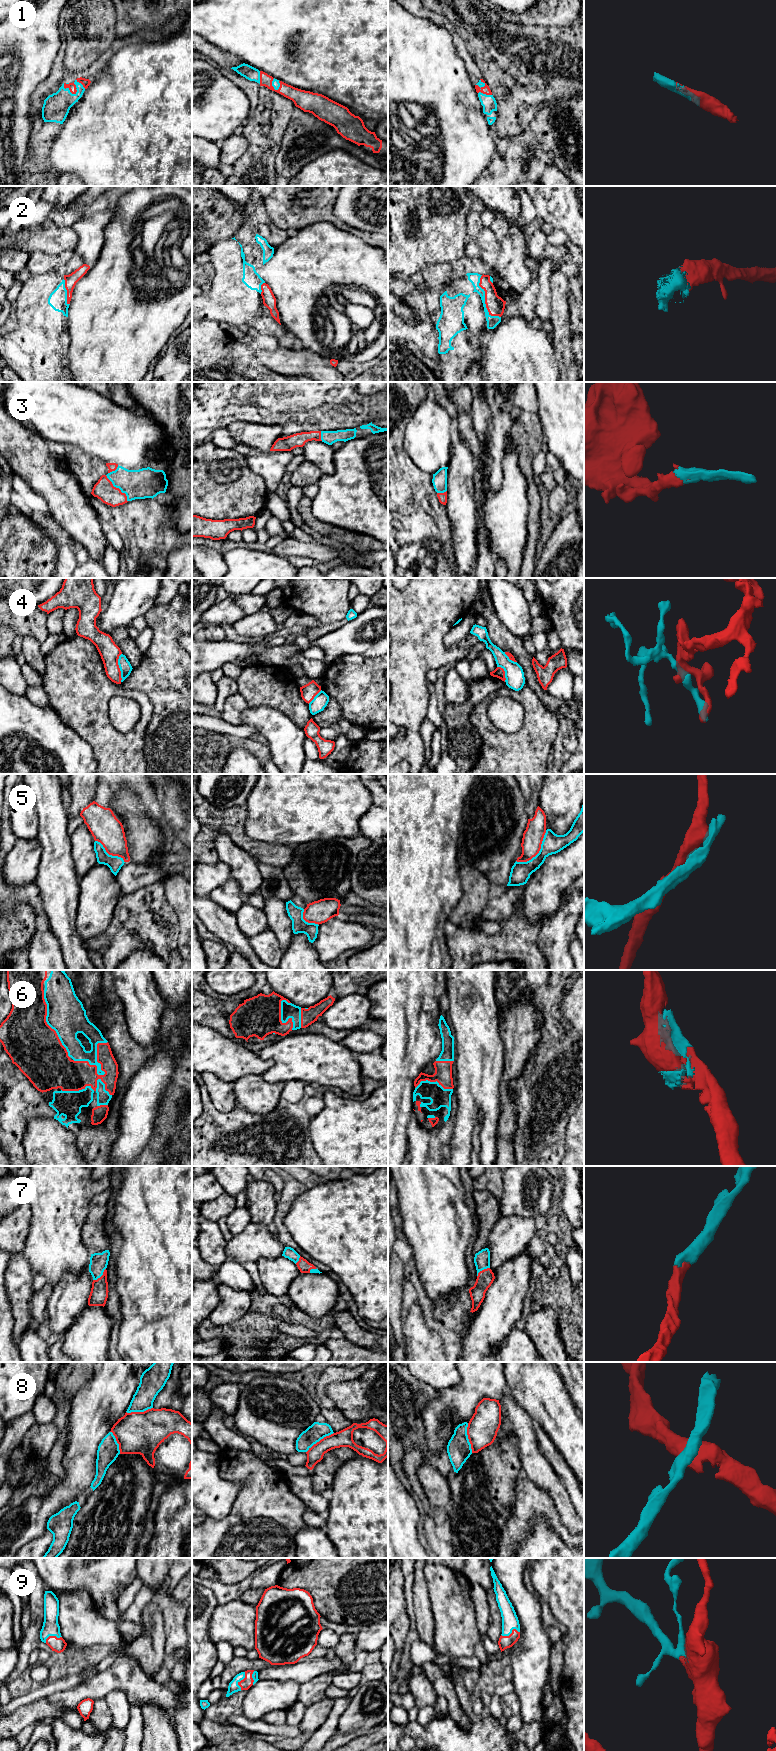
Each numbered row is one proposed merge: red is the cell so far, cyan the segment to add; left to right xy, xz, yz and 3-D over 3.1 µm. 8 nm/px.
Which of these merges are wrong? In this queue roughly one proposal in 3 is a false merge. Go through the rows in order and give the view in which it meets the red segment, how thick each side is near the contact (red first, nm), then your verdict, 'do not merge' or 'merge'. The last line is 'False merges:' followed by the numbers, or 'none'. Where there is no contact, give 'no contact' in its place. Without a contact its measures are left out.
1: xy | 60/220 nm | merge
2: yz | 150/100 nm | merge
3: xy | 160/240 nm | merge
4: xy | 160/100 nm | do not merge
5: yz | 160/160 nm | do not merge
6: xy | 240/120 nm | merge
7: xy | 150/140 nm | merge
8: yz | 240/190 nm | do not merge
9: yz | 100/130 nm | merge
False merges: 4, 5, 8

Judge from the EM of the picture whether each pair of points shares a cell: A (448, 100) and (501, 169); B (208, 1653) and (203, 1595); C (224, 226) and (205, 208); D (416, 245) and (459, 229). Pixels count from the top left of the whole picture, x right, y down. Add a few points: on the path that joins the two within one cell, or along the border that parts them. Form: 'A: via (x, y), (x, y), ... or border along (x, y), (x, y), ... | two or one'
A: border along (495, 155), (489, 165), (479, 175) | two
B: via (202, 1639), (202, 1609) | one
C: via (219, 221), (210, 212) | one
D: via (427, 234), (432, 229), (448, 229) | one

